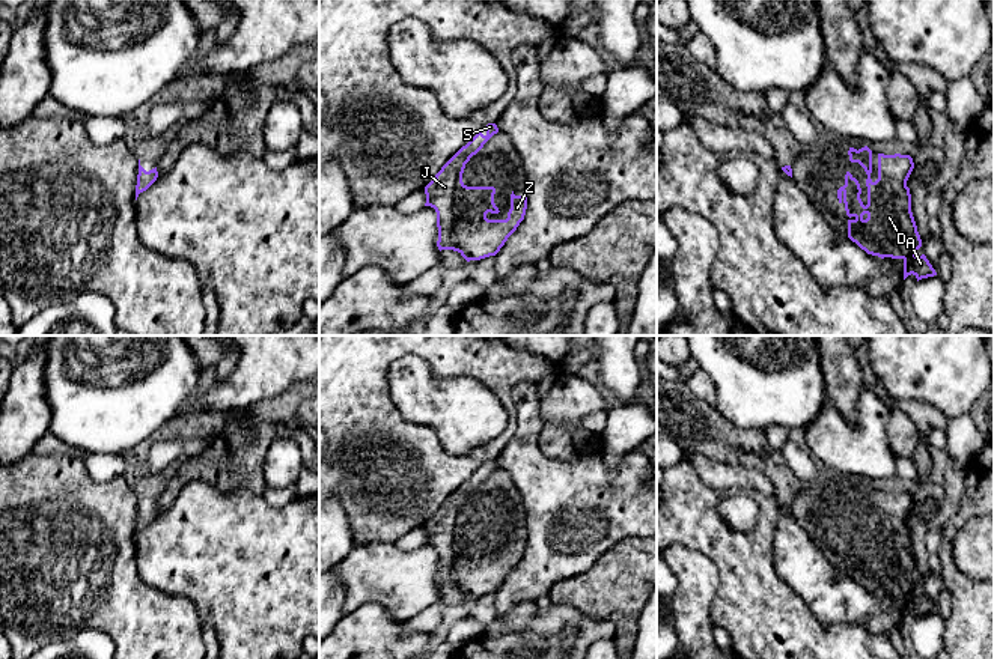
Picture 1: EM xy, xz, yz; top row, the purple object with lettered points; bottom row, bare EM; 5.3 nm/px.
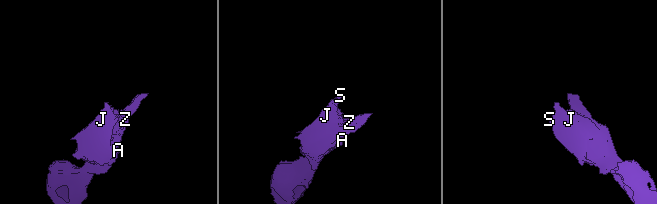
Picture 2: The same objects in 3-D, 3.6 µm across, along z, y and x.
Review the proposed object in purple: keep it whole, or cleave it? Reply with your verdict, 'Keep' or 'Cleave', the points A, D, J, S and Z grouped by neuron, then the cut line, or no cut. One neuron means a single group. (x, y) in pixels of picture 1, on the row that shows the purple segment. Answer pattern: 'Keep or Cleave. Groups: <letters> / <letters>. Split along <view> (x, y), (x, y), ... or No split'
Keep. Groups: A D J S Z. No split

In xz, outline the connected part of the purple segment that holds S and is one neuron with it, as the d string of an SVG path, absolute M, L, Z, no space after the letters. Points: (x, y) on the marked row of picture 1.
M488 123L485 126L486 134L480 131L462 146L435 175L435 178L425 187L426 203L437 212L437 227L438 227L438 250L453 250L458 251L467 262L480 260L489 256L495 256L505 245L508 238L517 230L520 223L524 220L527 209L527 196L511 194L511 209L506 220L488 220L486 214L499 214L499 208L494 203L494 187L467 187L462 182L462 173L465 164L473 155L476 155L483 144L499 132L495 123Z

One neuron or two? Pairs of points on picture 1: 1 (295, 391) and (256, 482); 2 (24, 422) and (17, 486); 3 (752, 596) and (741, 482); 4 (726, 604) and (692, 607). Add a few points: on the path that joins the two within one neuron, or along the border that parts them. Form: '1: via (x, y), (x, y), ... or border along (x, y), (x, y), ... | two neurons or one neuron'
1: via (274, 414), (253, 435), (253, 459) | one neuron
2: border along (30, 452), (15, 464) | two neurons
3: border along (758, 491), (774, 497) | two neurons
4: border along (719, 570), (719, 590), (710, 611), (711, 625) | two neurons

